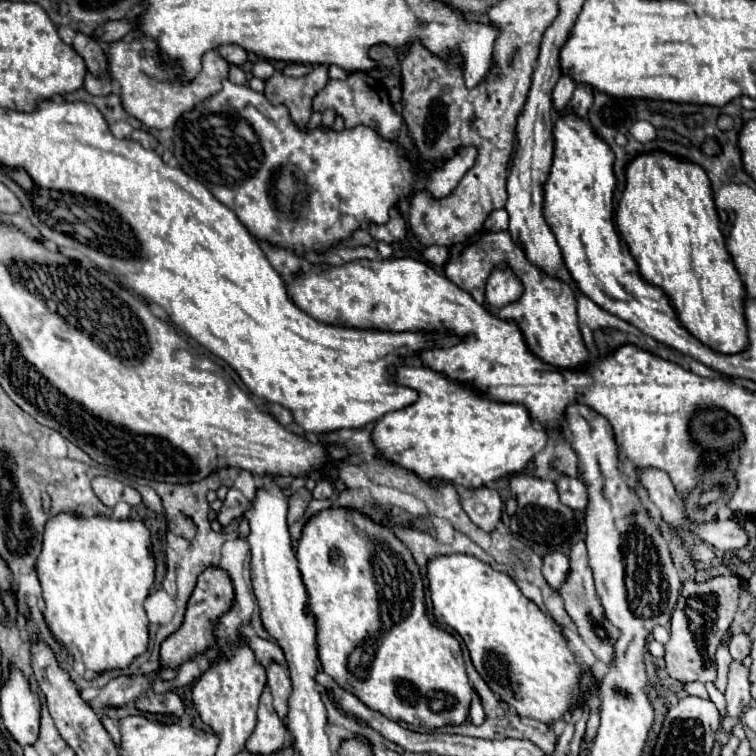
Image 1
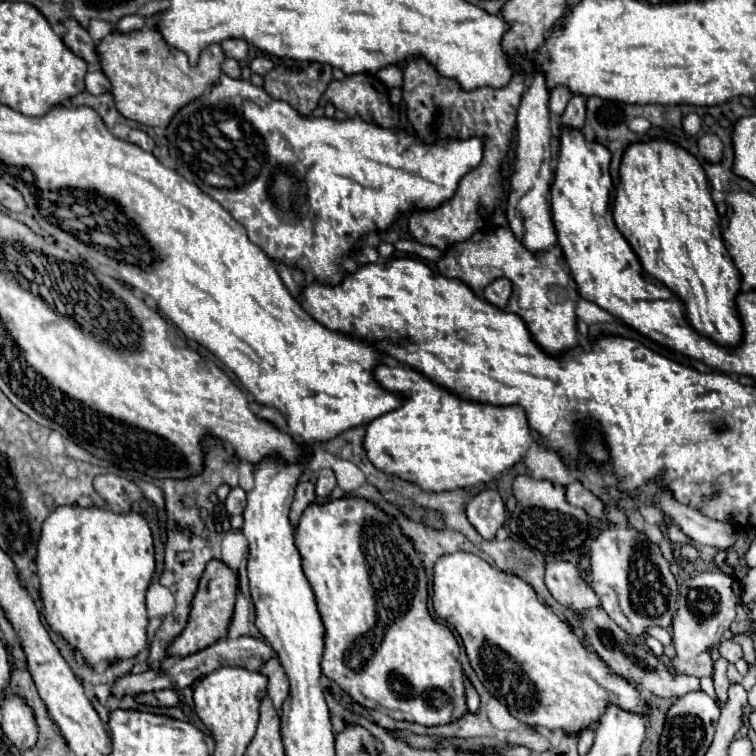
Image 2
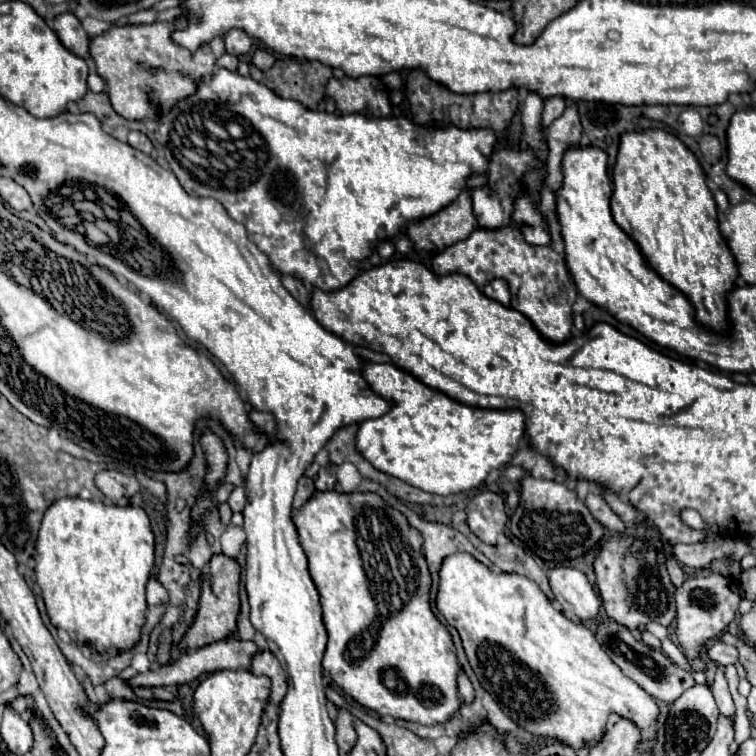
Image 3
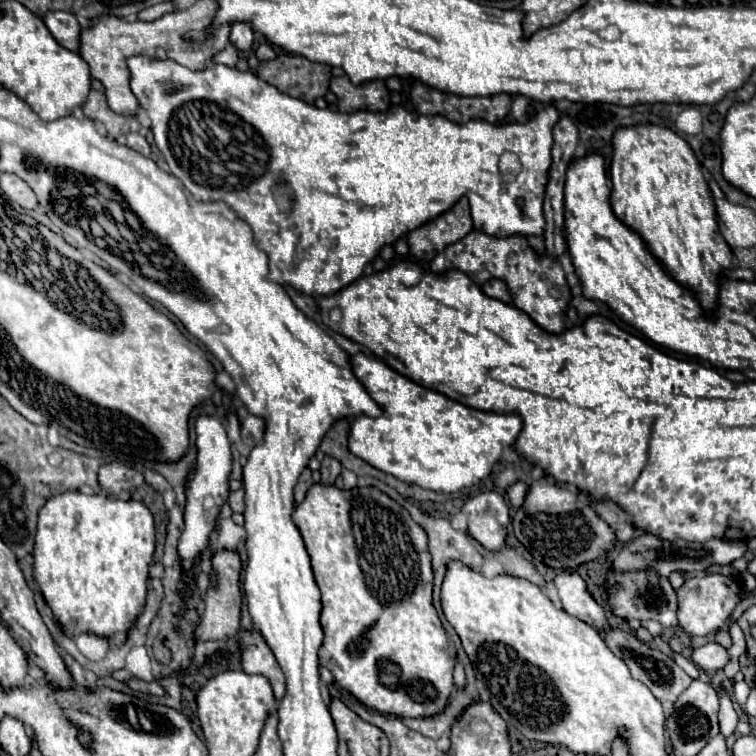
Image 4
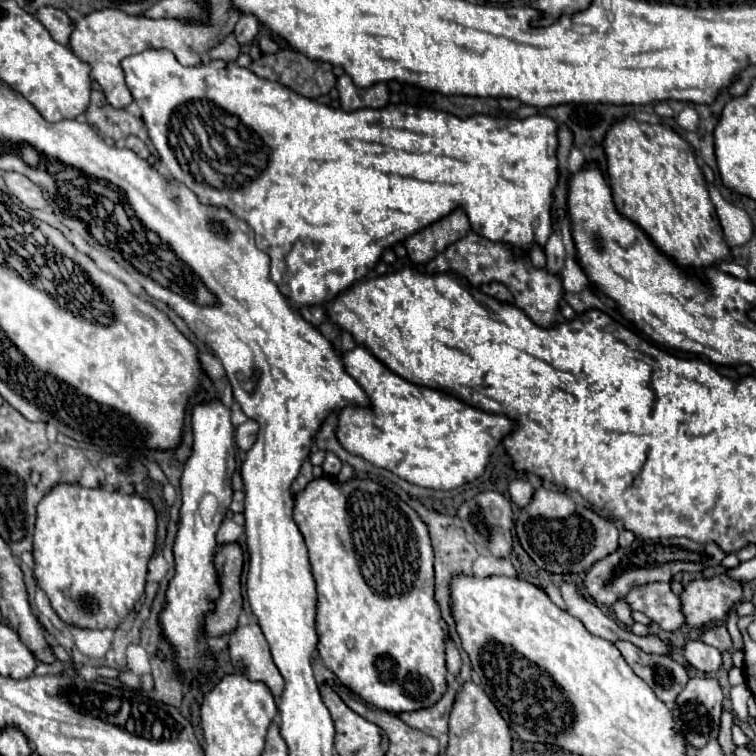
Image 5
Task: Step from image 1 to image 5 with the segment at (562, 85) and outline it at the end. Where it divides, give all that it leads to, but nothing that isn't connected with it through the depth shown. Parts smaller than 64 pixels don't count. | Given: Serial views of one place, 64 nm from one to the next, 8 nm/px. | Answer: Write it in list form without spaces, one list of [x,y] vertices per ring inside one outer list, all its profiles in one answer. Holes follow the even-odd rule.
[[[148,48],[140,54],[132,54],[124,58],[122,70],[124,70],[126,84],[130,88],[132,98],[142,110],[142,120],[146,124],[148,136],[160,160],[170,170],[170,176],[176,182],[190,188],[202,204],[214,206],[214,208],[226,208],[238,220],[246,222],[254,230],[258,248],[262,248],[272,260],[272,272],[270,272],[272,280],[278,284],[284,298],[288,298],[288,304],[294,310],[300,310],[304,306],[314,306],[314,304],[326,304],[334,300],[340,292],[352,288],[354,282],[360,282],[378,264],[384,250],[410,238],[422,228],[438,222],[440,218],[448,216],[456,208],[462,208],[466,212],[474,232],[478,232],[480,236],[492,242],[510,244],[514,250],[520,250],[524,254],[530,254],[532,246],[544,248],[548,238],[554,232],[552,208],[554,208],[554,190],[560,178],[558,158],[556,158],[558,124],[554,124],[554,120],[550,120],[548,116],[530,116],[524,120],[516,120],[516,118],[474,114],[462,120],[442,110],[432,110],[432,108],[422,108],[422,106],[412,106],[412,104],[388,104],[386,108],[378,108],[378,110],[362,108],[354,112],[344,112],[344,110],[318,104],[316,100],[306,100],[306,96],[298,96],[292,88],[260,78],[252,70],[240,68],[236,62],[208,60],[208,62],[202,62],[200,66],[182,66],[176,60],[176,56],[164,48]]]

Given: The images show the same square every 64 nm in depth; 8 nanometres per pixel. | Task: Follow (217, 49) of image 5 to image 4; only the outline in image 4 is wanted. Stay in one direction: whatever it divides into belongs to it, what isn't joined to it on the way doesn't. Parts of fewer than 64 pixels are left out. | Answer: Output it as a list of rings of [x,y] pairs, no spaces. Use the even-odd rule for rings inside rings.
[[[228,44],[228,46],[226,46],[222,52],[218,52],[212,60],[214,60],[214,62],[218,62],[218,64],[236,66],[236,62],[238,62],[238,50],[236,50],[236,46],[234,46],[234,44]]]

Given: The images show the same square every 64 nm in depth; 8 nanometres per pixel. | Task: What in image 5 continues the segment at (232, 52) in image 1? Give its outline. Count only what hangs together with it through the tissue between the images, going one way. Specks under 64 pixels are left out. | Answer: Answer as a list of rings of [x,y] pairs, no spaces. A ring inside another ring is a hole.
[[[242,14],[234,26],[234,34],[238,36],[240,44],[252,44],[260,30],[260,22],[254,14]]]

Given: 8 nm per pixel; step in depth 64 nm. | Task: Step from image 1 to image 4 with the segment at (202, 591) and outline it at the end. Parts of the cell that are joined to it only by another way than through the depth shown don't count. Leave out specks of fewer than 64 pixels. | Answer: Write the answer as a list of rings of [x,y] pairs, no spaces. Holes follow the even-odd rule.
[[[218,550],[212,556],[212,574],[214,582],[204,594],[205,608],[202,620],[196,628],[196,638],[198,640],[226,640],[232,638],[240,632],[240,570],[242,570],[242,560],[236,550]]]

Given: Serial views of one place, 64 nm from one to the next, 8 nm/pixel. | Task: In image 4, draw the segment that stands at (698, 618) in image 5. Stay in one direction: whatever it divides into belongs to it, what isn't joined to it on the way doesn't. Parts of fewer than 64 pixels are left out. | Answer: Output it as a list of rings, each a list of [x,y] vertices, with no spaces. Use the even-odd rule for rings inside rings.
[[[708,574],[702,578],[688,578],[678,588],[678,624],[692,636],[708,636],[720,630],[730,618],[734,606],[740,602],[742,586],[732,576]]]

